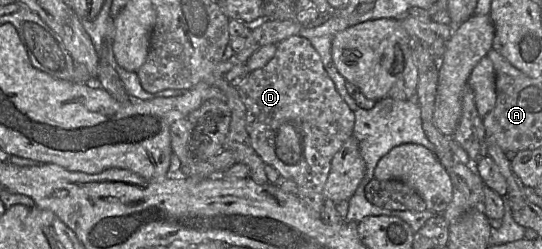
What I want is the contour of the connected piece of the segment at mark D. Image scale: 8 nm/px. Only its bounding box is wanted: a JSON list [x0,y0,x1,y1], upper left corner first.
[237,36,354,219]

